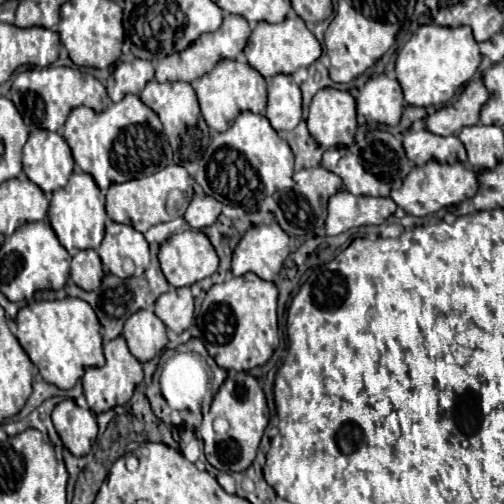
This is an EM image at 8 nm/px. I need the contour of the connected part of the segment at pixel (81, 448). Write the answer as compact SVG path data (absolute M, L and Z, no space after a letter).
M62 400L52 412L52 422L64 446L74 456L84 456L90 452L92 442L98 434L94 412L76 406L74 400Z

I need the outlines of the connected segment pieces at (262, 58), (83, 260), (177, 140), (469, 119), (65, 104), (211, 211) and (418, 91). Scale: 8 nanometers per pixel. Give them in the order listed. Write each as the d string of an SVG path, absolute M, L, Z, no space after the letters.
M292 14L280 24L270 24L270 22L258 22L258 26L252 30L250 40L244 48L248 64L256 68L264 78L272 78L276 74L292 74L298 68L308 68L320 58L320 42L316 36L306 28L304 20L300 16Z
M80 250L72 258L72 272L70 278L84 290L100 288L100 280L104 276L102 262L96 250Z
M150 80L146 88L140 92L140 98L148 108L152 108L158 114L160 122L164 124L164 134L168 136L168 142L174 150L174 162L180 166L188 166L200 160L200 156L210 144L210 134L200 114L194 88L188 82L162 82L160 84L156 80Z
M470 80L454 104L442 106L424 120L426 128L438 136L458 134L460 128L478 124L480 108L486 104L486 100L488 100L488 90L484 88L484 82Z
M48 66L48 68L30 68L26 72L20 72L10 88L10 100L16 104L20 116L24 118L24 122L28 126L36 126L36 128L44 128L44 130L60 130L68 118L68 114L76 108L76 106L88 106L96 112L102 112L104 108L108 108L108 94L106 88L92 76L92 74L84 74L76 68L68 68L68 66Z
M196 194L184 214L186 222L200 230L200 228L206 228L206 226L212 226L216 222L216 218L220 216L222 212L222 204L212 198L212 196L206 196L206 194Z
M424 24L416 34L402 46L396 58L396 76L402 86L404 98L412 106L446 104L454 92L464 86L482 62L478 42L468 26L446 28L436 24Z

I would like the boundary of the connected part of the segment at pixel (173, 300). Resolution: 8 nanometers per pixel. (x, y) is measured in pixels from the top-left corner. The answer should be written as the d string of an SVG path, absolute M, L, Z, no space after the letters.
M170 286L170 290L164 292L156 300L154 314L172 332L182 334L190 326L190 322L194 318L194 298L190 294L190 288L174 288L174 286Z

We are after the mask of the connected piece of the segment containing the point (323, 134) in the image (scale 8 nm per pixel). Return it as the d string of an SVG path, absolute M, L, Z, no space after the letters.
M322 88L310 104L308 130L322 148L350 146L356 132L356 100L350 92Z

